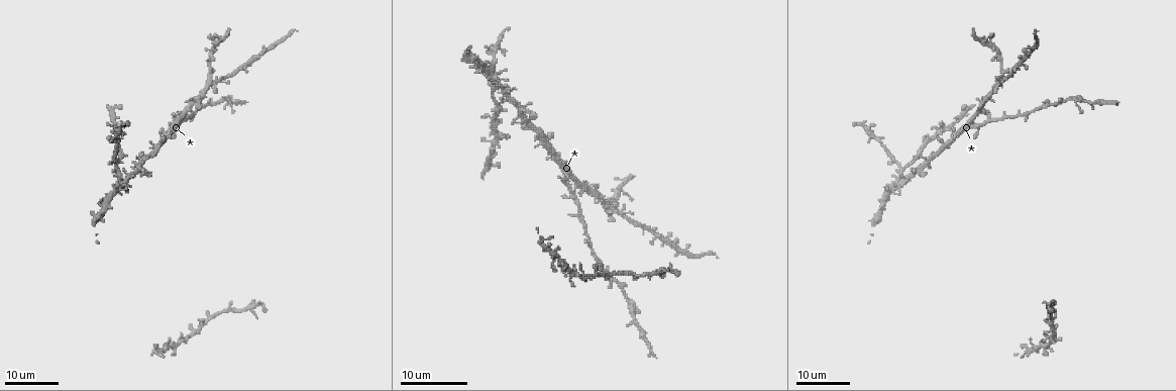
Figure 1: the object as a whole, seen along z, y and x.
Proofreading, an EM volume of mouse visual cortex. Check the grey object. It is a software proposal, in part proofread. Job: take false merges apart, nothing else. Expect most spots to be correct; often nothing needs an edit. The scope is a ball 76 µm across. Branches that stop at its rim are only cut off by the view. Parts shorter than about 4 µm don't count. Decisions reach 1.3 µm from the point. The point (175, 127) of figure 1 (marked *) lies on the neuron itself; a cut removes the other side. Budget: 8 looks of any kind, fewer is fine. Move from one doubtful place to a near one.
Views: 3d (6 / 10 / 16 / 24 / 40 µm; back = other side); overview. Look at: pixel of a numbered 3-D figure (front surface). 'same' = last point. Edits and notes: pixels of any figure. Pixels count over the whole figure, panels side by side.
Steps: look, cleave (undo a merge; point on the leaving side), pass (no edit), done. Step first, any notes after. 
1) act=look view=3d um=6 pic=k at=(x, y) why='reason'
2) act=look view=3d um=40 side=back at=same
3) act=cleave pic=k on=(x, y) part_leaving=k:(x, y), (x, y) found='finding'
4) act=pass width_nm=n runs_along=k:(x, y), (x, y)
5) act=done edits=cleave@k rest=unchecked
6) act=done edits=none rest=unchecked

act=look view=3d um=24 pic=1 at=(590, 242) why='three-way junction'

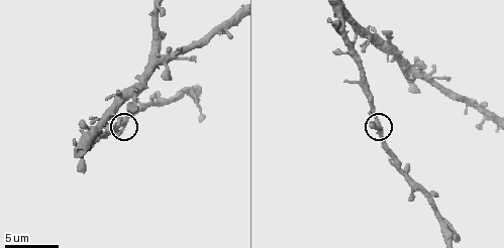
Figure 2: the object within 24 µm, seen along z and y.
act=look view=3d um=10 pic=2 at=(377, 129)

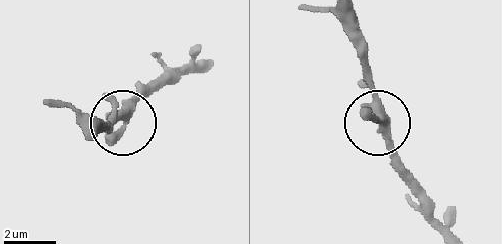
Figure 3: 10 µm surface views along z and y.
act=pass width_nm=330 found='continuous, no second neuron'

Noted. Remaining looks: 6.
act=look view=3d um=16 pic=1 at=(898, 181) why='four-way junction'

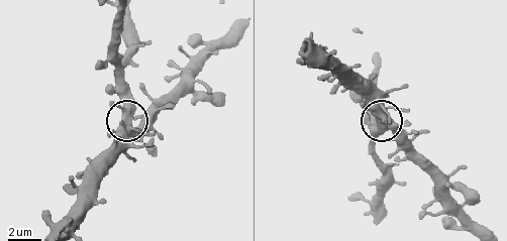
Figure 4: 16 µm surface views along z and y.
act=look view=3d um=6 pic=4 at=(126, 119)

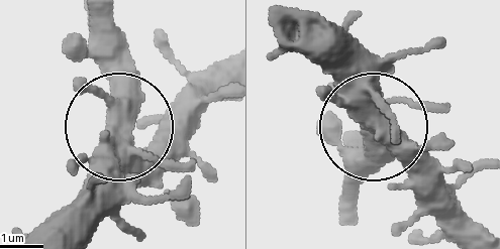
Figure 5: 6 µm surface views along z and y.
act=pass side_arm_um=22 found='all the same neuron'

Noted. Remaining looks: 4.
act=look view=3d um=10 pic=2 at=(162, 55) why='four or more arms meet'

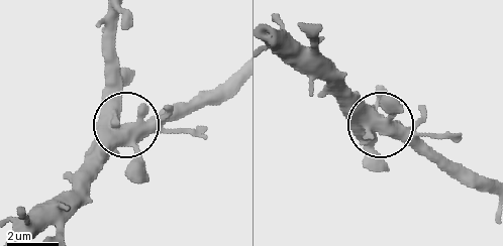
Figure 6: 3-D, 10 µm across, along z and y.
act=look view=3d um=10 side=back pic=6 at=(128, 125)

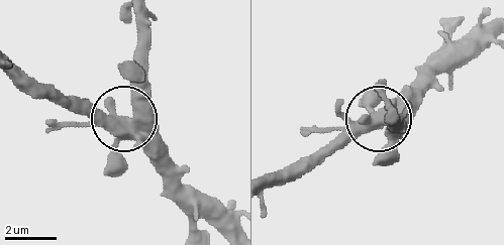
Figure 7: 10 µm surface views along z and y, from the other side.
act=pass found='continuous, no second neuron'

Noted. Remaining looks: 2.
act=look view=3d um=16 pic=1 at=(634, 274) why='side arm on a straight run'

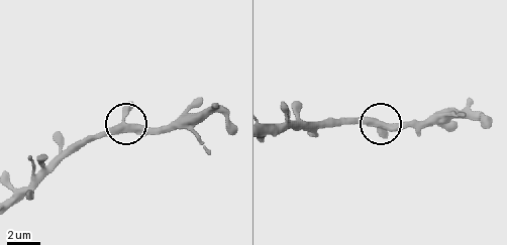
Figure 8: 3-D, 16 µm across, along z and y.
act=look view=3d um=6 pic=8 at=(379, 124)

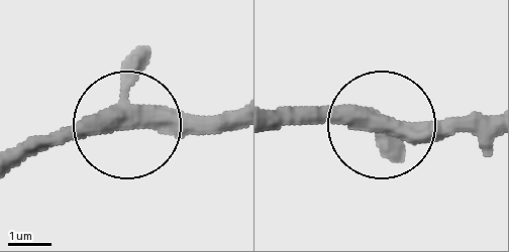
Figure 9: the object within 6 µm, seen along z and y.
act=pass found='all the same neuron'

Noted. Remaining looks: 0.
act=done edits=none rest=unchecked

